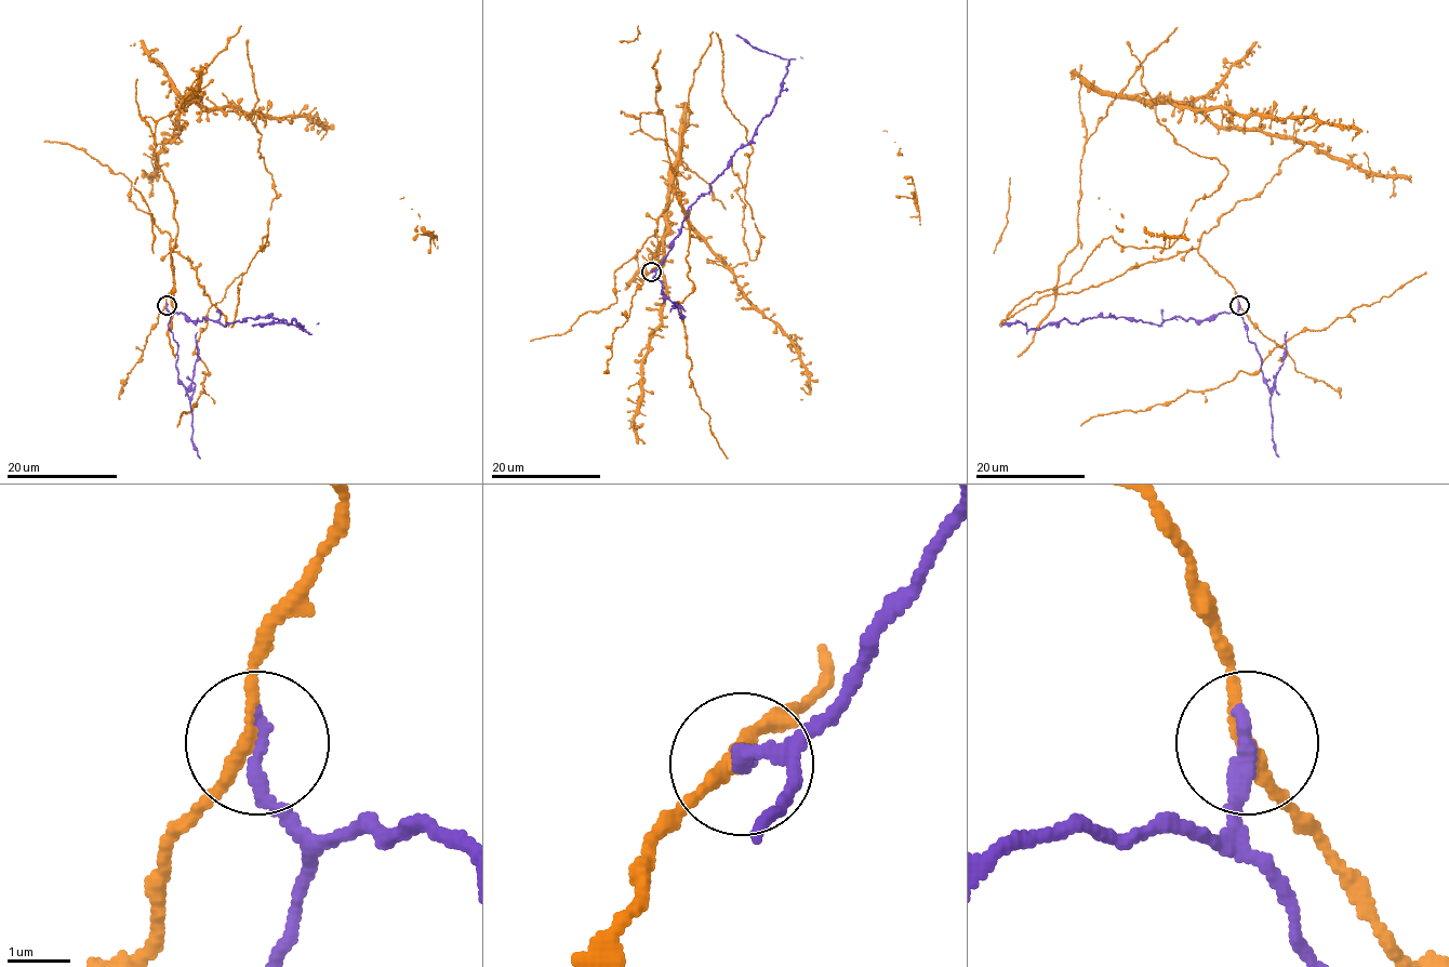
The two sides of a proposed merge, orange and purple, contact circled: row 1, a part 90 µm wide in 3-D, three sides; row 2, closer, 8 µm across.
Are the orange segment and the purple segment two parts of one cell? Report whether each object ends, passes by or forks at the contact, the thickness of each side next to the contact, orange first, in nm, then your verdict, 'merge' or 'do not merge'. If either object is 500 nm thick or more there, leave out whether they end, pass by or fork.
orange passes by | purple ends | 200/280 nm | do not merge

